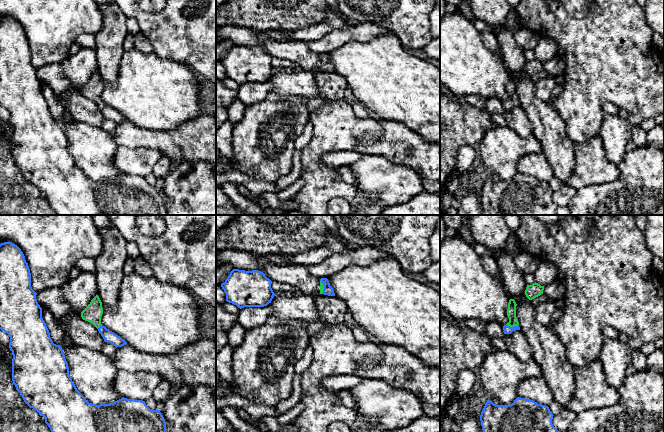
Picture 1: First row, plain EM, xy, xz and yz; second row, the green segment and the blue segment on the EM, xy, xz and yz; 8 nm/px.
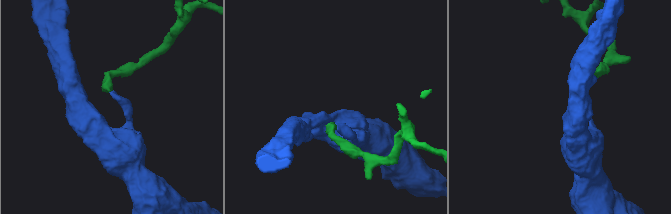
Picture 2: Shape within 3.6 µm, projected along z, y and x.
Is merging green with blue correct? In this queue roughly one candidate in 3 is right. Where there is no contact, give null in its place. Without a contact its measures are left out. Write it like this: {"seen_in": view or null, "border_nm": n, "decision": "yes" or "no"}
{"seen_in": "yz", "border_nm": 100, "decision": "yes"}

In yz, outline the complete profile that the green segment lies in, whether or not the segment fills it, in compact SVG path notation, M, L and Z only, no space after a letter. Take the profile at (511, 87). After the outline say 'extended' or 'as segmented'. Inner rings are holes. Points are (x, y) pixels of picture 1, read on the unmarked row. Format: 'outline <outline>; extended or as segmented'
outline M510 75L508 79L507 92L509 98L503 102L504 110L511 110L513 107L520 106L519 98L516 93L516 78L514 75Z; extended

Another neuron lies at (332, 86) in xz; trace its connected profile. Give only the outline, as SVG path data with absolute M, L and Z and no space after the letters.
M320 70L315 73L315 80L319 89L319 98L326 103L344 99L348 84L342 75L337 72Z

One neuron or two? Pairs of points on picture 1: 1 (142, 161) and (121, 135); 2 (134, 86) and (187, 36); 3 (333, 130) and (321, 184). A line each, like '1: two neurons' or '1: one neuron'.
1: two neurons
2: two neurons
3: one neuron

